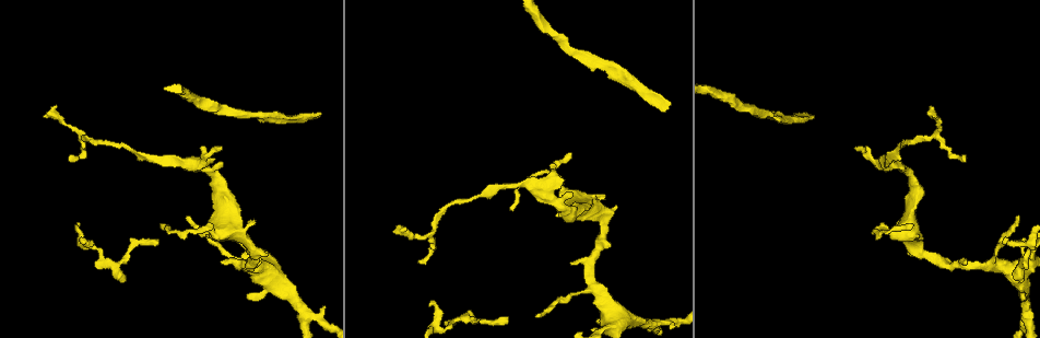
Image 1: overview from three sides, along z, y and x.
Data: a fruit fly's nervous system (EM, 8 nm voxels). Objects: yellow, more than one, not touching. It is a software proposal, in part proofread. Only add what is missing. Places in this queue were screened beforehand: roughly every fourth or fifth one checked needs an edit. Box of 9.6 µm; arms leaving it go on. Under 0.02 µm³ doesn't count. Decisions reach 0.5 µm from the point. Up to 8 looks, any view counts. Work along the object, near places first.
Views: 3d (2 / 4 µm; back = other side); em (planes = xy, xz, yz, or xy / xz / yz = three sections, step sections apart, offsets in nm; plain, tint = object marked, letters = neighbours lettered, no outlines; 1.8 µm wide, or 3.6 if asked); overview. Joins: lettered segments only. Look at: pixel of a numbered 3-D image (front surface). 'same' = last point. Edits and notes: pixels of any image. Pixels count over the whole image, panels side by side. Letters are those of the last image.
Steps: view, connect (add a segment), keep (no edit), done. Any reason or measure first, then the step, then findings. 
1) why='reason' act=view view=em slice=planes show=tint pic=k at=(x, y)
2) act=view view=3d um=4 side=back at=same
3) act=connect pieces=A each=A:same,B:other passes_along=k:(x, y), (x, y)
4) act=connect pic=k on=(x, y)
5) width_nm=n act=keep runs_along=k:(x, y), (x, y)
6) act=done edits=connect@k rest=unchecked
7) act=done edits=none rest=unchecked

why='an open end' act=view view=em slice=planes show=letters pic=1 at=(806, 113)

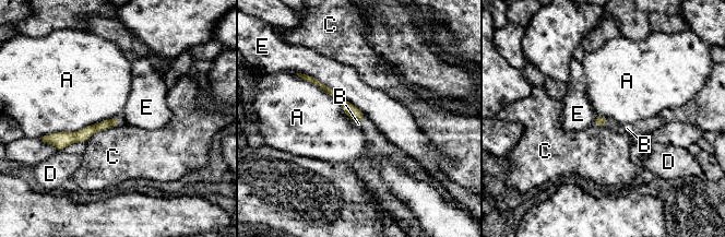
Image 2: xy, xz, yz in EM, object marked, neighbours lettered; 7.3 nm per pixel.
act=connect pieces=B each=A:other,B:same,C:other,D:other,E:other found='the cell continues'

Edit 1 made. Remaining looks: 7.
why='an open end' act=view view=em slice=planes show=letters pic=1 at=(614, 206)

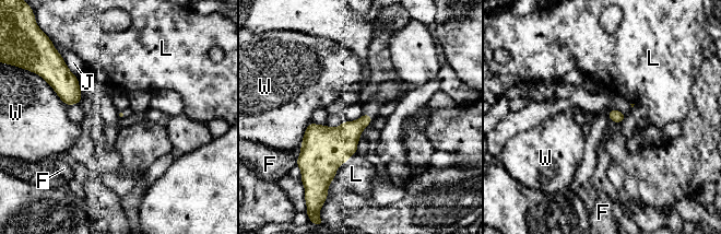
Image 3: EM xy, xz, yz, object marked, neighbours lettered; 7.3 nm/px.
act=keep each=F:other,J:other,L:other,W:other found='none of them fits'

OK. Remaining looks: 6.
why='free end' act=view view=3d um=4 side=back pic=1 at=(221, 264)

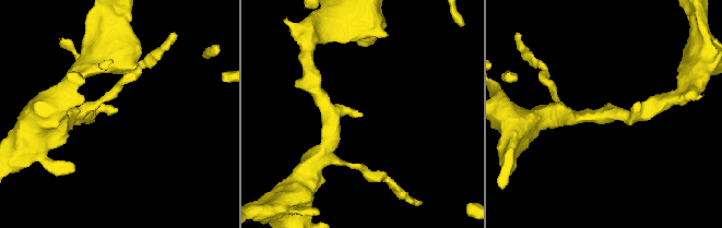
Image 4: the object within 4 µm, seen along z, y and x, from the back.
act=view view=em slice=planes show=plain pic=4 at=(114, 110)

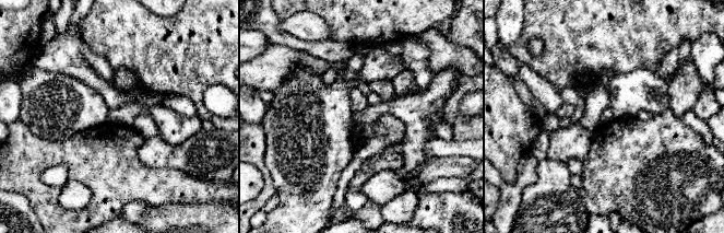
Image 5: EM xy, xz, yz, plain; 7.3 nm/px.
why='what lies round it' act=view view=em slice=planes show=letters at=same

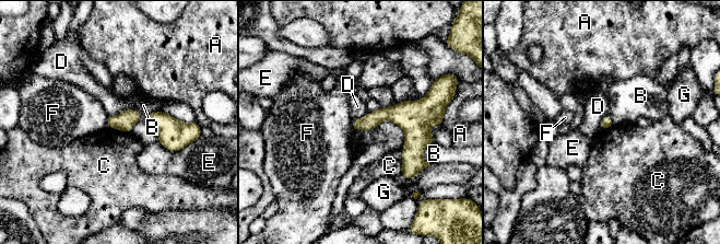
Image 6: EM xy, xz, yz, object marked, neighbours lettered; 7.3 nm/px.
act=keep each=A:other,B:other,C:other,D:other,E:other,F:other,G:other border=6:(132, 108), (127, 108), (107, 117) found='none of them fits'

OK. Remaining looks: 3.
act=done edits=connect@2 rest=unchecked

